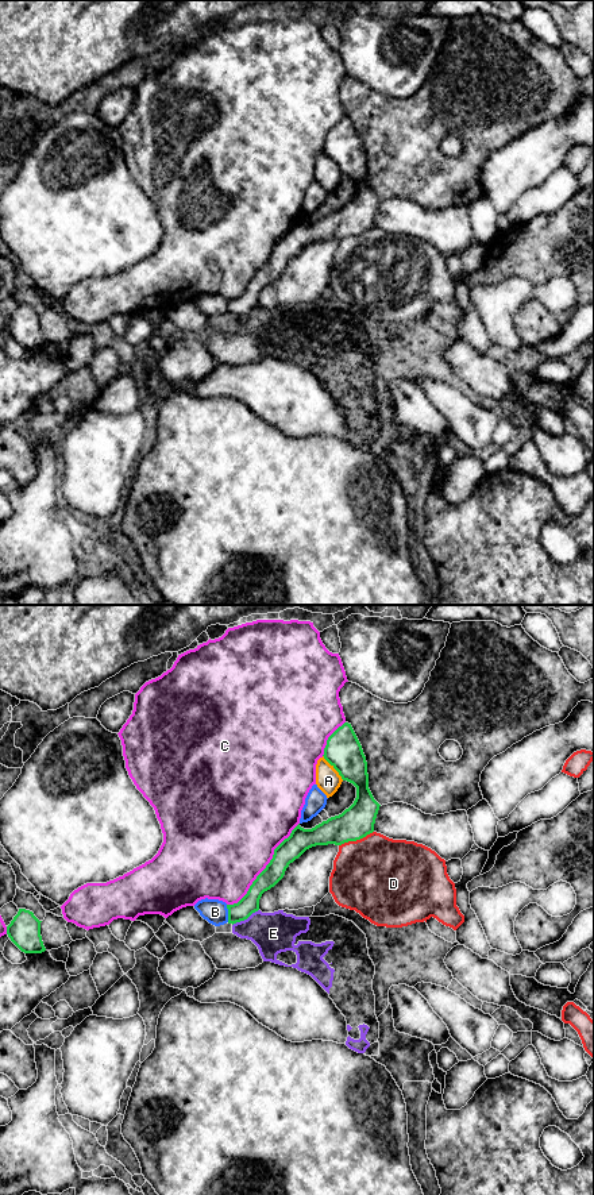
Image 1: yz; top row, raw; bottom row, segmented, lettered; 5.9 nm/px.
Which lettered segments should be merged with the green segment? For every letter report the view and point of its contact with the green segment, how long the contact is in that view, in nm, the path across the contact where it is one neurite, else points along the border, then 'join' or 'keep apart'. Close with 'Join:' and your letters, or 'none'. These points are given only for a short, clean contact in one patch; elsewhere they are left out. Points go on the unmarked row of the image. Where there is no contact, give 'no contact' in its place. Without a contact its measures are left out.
A: contact yz (334, 162); length 200 nm; keep apart
B: contact yz (228, 308); length 110 nm; keep apart
C: contact yz (266, 262); length 650 nm; keep apart
D: contact yz (355, 235); length 220 nm; keep apart
E: contact yz (245, 313); length 190 nm; border yz (258, 304), (232, 320); keep apart
Join: none

